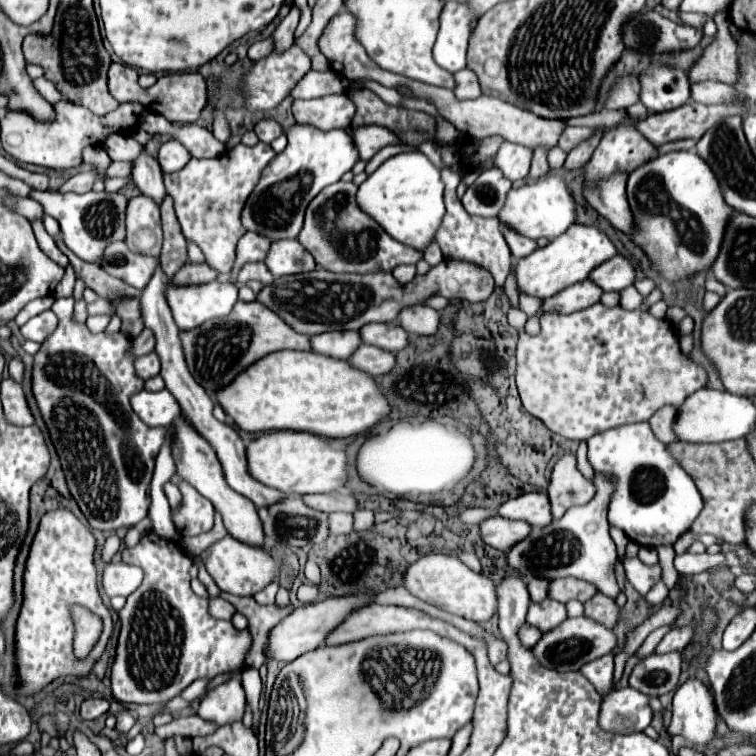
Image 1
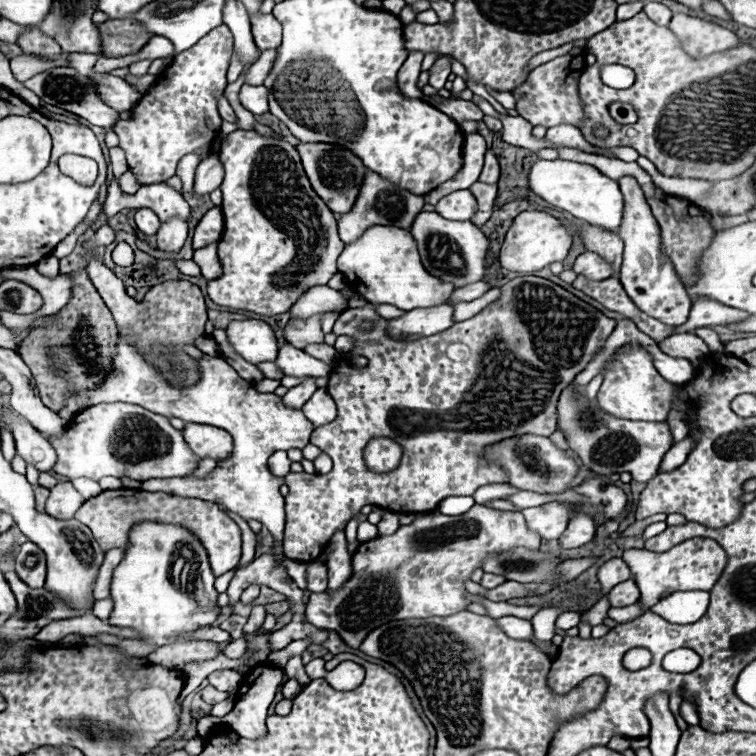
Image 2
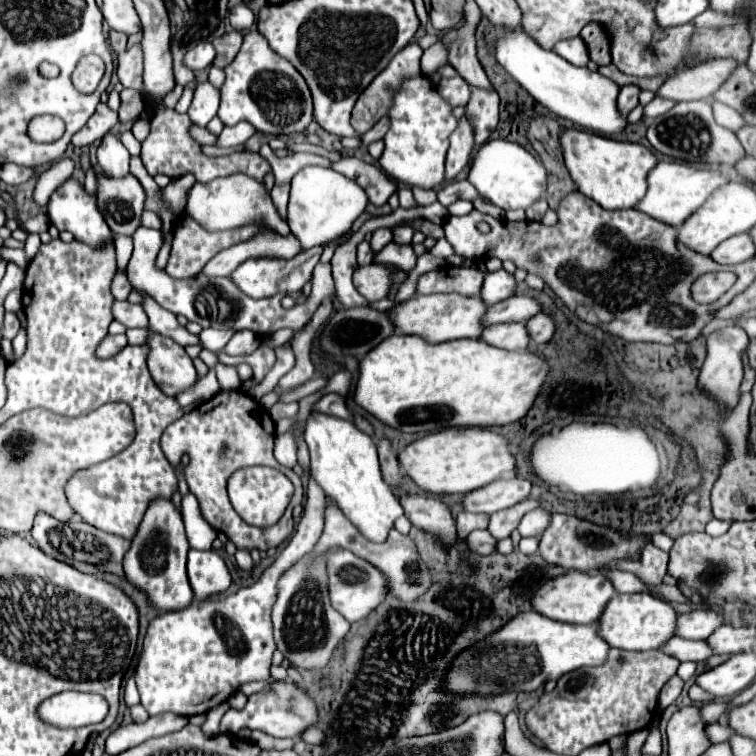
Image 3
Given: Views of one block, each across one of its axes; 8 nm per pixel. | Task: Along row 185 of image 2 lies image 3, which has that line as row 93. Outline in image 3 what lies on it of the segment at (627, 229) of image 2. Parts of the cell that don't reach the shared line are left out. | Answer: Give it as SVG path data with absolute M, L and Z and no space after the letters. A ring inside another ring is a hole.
M624 86L618 94L618 110L628 116L630 110L638 106L638 88L636 86Z

